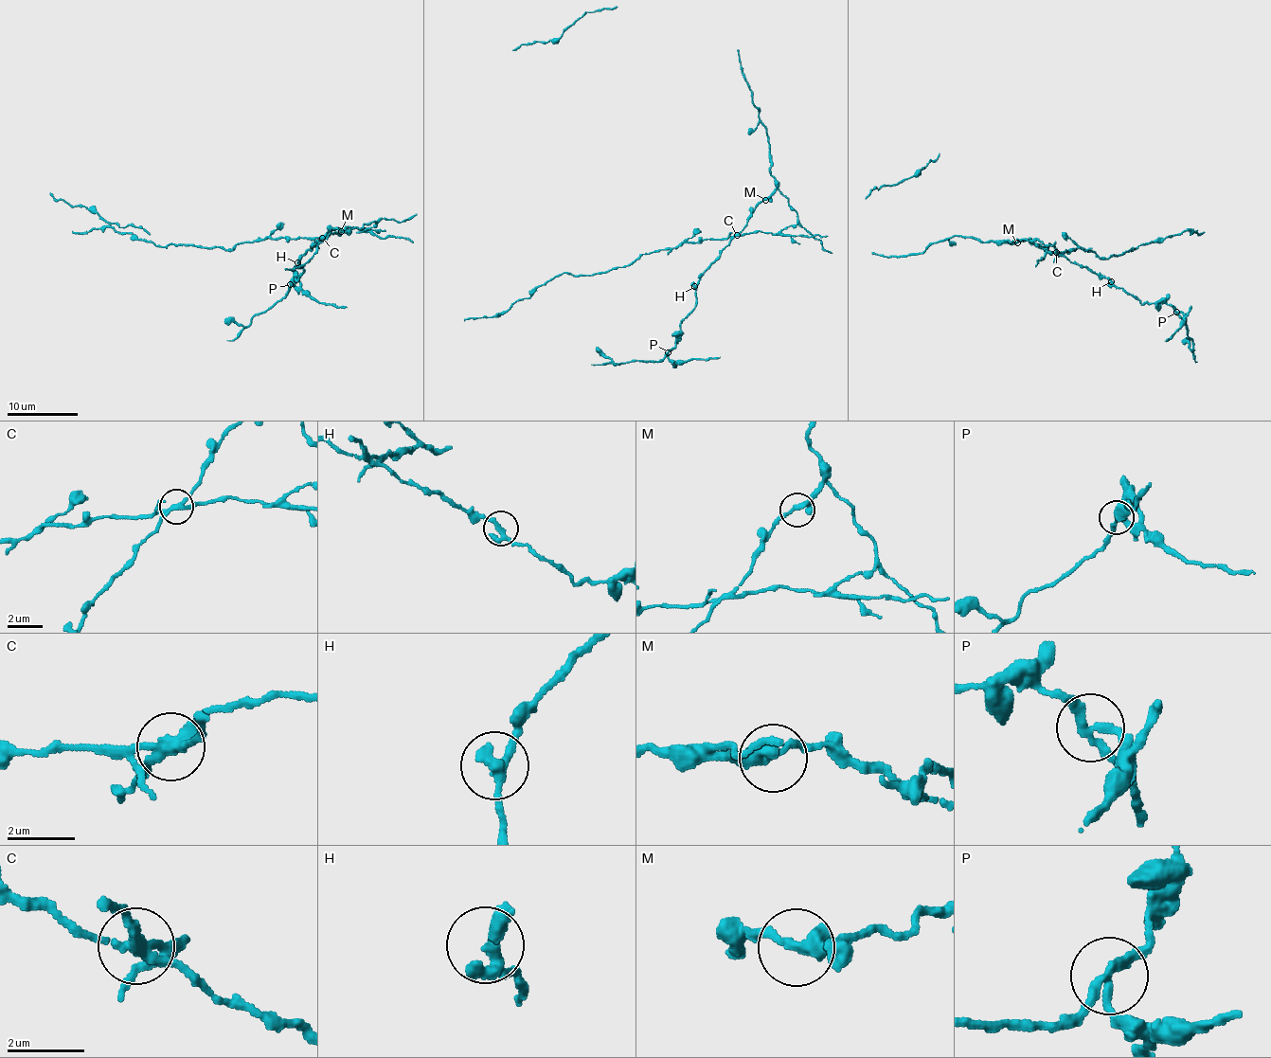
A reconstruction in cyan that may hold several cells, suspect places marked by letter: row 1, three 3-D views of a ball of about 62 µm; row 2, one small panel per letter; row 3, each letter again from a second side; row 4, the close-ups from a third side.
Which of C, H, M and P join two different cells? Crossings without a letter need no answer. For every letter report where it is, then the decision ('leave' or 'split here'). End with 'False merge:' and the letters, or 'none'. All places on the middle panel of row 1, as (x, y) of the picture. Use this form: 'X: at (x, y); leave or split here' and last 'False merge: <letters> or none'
C: at (737, 235); split here
H: at (694, 286); leave
M: at (765, 200); leave
P: at (668, 352); split here
False merge: C, P

